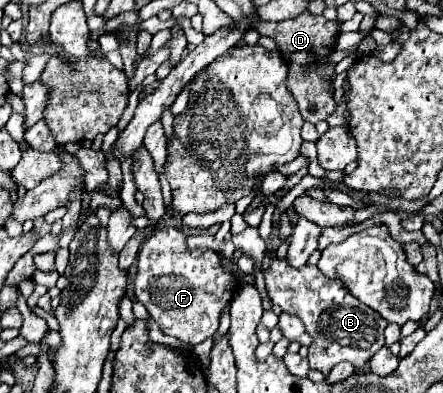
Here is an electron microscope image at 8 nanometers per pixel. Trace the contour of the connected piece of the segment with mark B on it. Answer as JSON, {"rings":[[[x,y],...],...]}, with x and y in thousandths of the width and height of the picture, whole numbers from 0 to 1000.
{"rings":[[[621,656],[612,682],[598,692],[598,723],[621,779],[684,814],[688,840],[707,855],[707,875],[698,880],[698,931],[729,947],[734,957],[756,926],[774,916],[815,941],[837,916],[837,906],[869,880],[865,840],[874,819],[860,809],[860,799],[833,789],[833,779],[819,768],[806,768],[806,758],[779,738],[770,712],[734,707],[716,677],[688,672],[679,682],[657,682],[648,656]]]}

